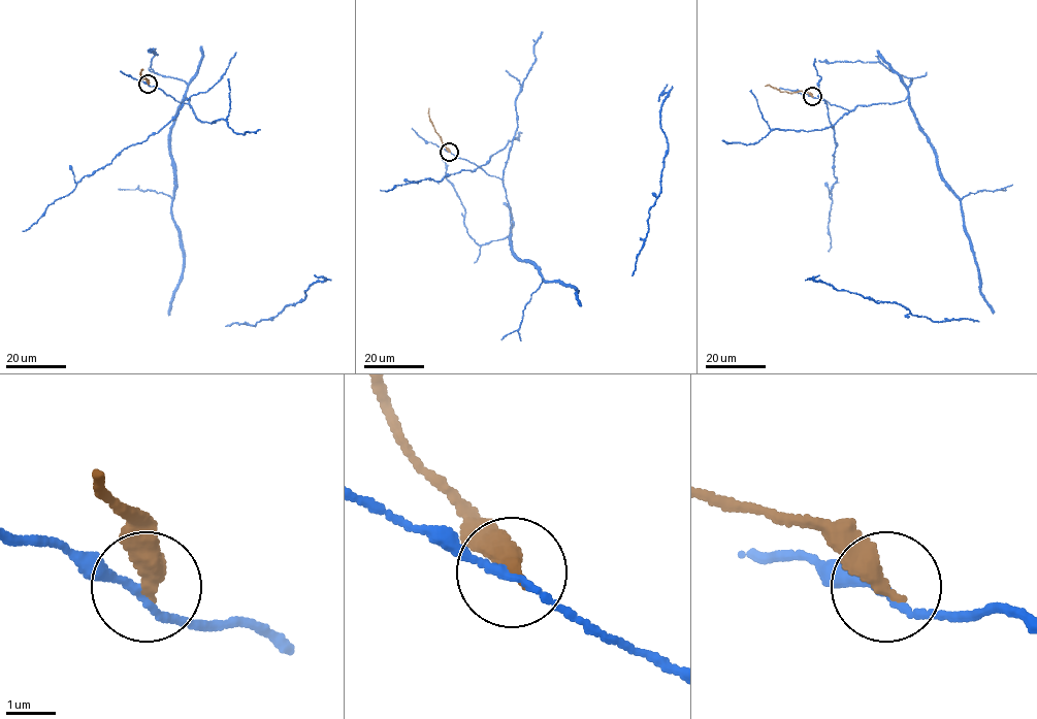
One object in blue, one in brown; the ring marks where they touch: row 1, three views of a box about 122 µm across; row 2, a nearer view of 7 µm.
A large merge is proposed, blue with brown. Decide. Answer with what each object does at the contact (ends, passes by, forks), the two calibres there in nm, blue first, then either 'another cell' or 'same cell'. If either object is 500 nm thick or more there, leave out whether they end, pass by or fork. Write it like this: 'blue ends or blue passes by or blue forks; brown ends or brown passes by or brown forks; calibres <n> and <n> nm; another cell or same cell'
blue passes by; brown ends; calibres 140 and 460 nm; same cell

